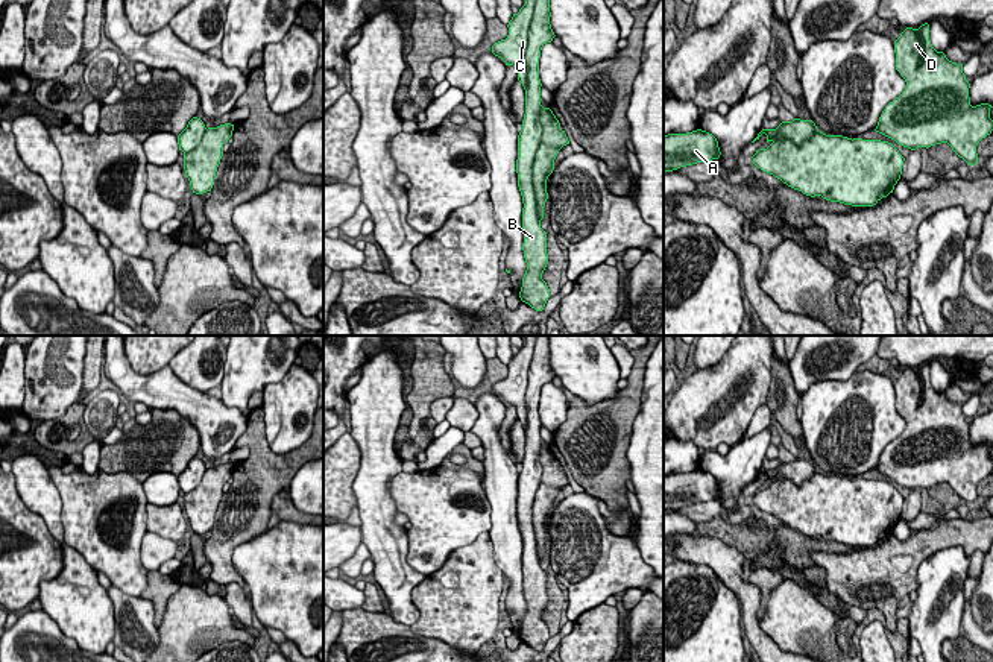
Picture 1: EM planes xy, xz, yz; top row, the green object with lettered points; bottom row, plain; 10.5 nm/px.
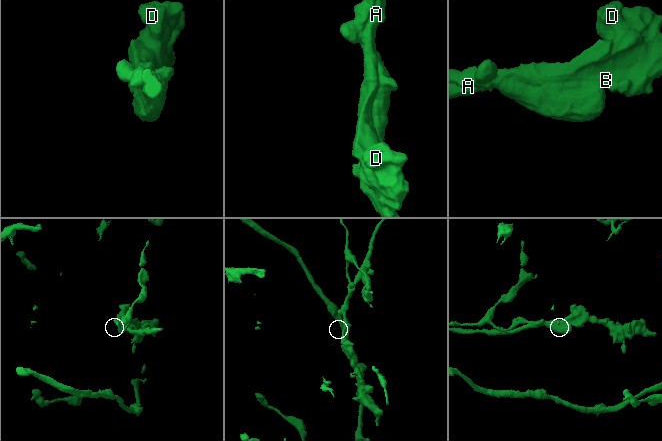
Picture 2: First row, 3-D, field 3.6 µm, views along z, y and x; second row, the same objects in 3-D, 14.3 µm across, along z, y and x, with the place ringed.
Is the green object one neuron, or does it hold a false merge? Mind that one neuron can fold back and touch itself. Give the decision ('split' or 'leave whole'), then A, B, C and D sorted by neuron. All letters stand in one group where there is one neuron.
split; groups A B D / C

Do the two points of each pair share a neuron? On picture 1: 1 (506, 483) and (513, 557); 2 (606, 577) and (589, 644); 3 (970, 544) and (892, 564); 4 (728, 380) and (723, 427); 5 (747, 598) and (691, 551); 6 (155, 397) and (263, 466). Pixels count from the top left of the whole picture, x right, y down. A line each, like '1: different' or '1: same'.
1: same
2: different
3: same
4: same
5: same
6: different

